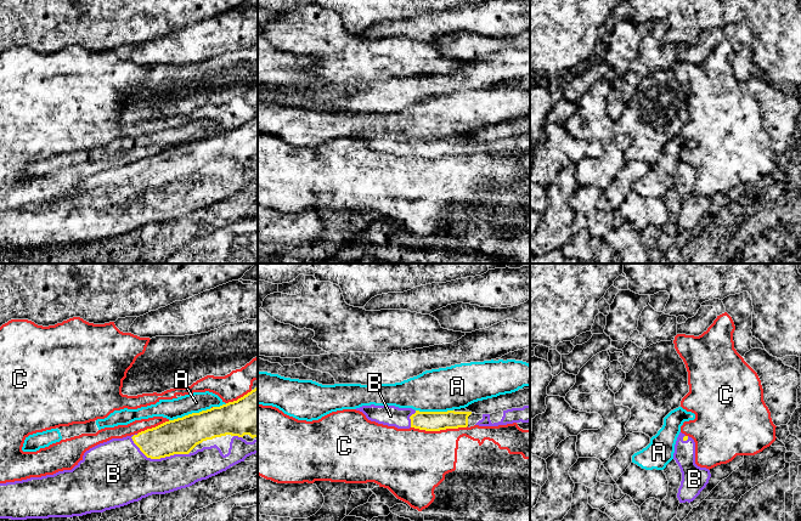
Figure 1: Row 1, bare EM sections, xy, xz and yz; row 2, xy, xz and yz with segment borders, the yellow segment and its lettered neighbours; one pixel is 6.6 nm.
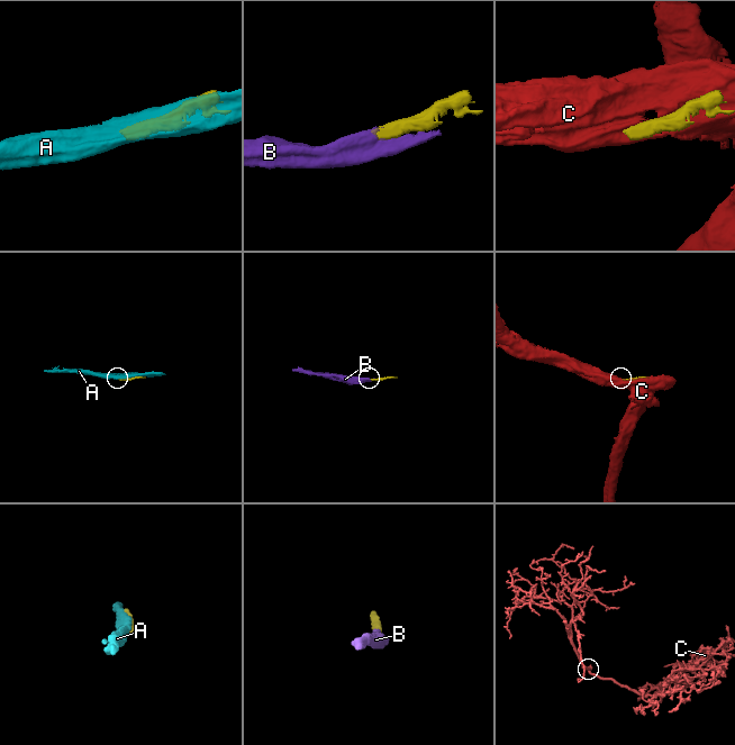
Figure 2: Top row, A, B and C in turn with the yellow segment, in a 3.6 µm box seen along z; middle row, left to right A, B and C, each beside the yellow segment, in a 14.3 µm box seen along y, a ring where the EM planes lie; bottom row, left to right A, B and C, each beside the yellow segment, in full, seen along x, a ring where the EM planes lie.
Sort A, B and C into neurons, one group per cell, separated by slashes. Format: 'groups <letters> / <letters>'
groups A / B / C

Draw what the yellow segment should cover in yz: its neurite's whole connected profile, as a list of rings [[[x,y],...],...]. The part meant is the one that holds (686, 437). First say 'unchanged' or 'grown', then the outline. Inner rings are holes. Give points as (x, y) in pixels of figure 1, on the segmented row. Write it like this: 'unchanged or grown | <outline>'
grown | [[[679,432],[675,444],[673,459],[682,472],[677,498],[679,503],[690,503],[709,483],[710,470],[695,464],[695,442],[682,432]]]

